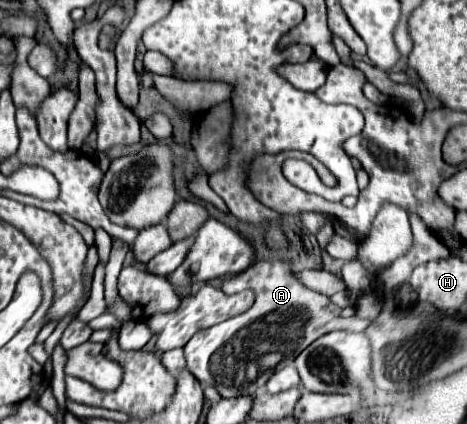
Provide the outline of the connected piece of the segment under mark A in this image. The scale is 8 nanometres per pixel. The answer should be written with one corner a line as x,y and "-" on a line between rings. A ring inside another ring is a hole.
282,260
258,262
222,284
224,294
236,294
246,288
254,288
256,292
256,302
250,310
212,328
198,330
184,346
188,370
202,384
214,386
222,398
254,396
276,370
292,364
306,346
322,334
328,334
328,330
364,332
370,326
370,320
362,318
356,322
342,320
340,308
336,308
328,296
302,286
292,276
290,264

